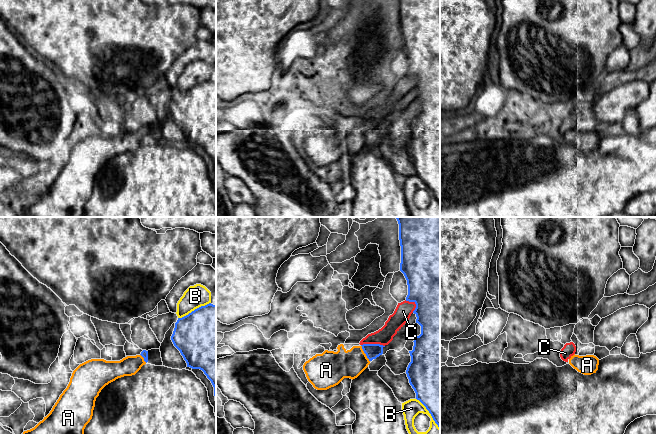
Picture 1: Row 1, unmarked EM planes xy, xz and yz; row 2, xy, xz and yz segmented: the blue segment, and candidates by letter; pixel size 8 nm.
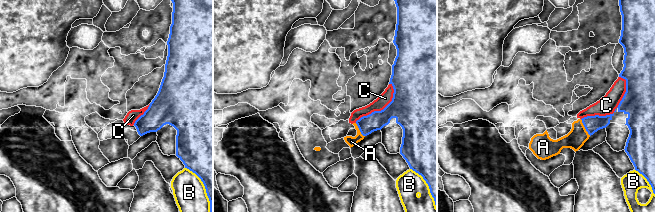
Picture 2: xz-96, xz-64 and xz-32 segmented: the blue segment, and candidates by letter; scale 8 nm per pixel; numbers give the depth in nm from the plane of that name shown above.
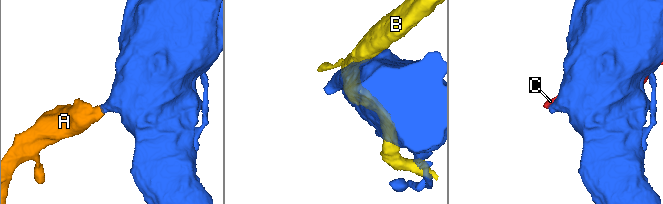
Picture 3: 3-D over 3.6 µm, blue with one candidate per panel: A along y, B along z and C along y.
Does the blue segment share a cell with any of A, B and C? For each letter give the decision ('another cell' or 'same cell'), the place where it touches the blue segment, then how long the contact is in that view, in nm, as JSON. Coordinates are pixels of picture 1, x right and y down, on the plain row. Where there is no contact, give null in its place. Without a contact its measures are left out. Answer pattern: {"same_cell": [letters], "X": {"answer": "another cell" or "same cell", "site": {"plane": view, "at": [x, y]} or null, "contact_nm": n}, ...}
{"same_cell": ["A"], "A": {"answer": "same cell", "site": {"plane": "xz", "at": [364, 128]}, "contact_nm": 150}, "B": {"answer": "another cell", "site": {"plane": "xy", "at": [195, 85]}, "contact_nm": 300}, "C": {"answer": "another cell", "site": {"plane": "xz", "at": [373, 120]}, "contact_nm": 190}}

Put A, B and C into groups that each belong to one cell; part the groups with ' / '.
A / B / C

